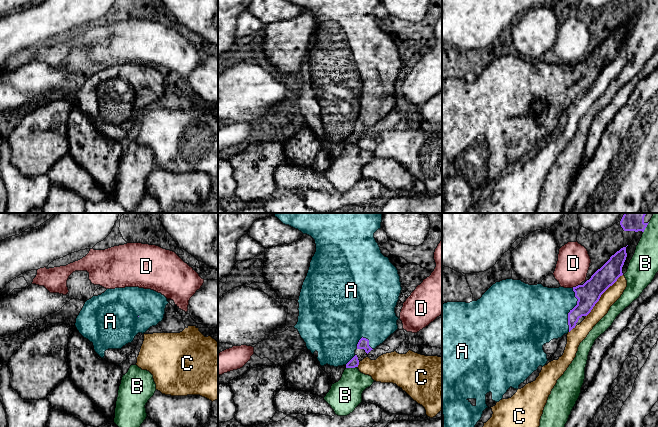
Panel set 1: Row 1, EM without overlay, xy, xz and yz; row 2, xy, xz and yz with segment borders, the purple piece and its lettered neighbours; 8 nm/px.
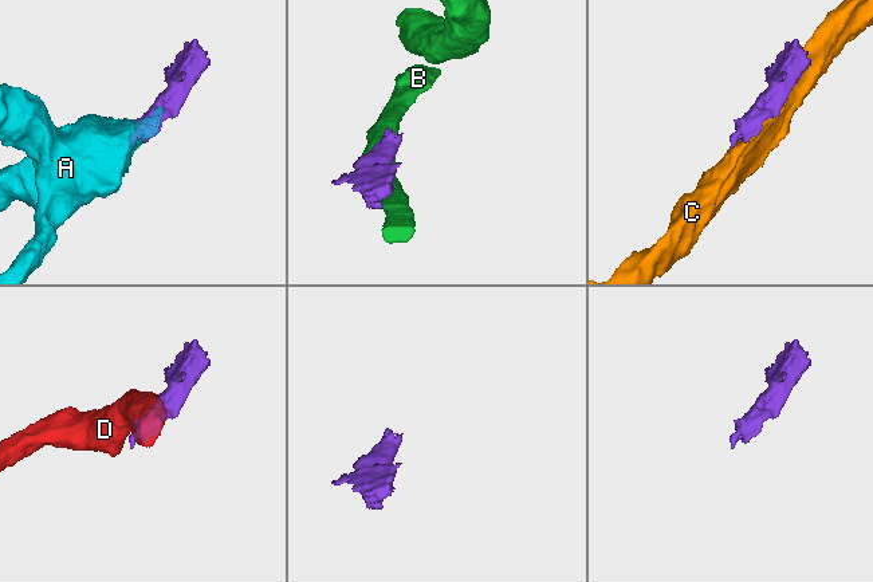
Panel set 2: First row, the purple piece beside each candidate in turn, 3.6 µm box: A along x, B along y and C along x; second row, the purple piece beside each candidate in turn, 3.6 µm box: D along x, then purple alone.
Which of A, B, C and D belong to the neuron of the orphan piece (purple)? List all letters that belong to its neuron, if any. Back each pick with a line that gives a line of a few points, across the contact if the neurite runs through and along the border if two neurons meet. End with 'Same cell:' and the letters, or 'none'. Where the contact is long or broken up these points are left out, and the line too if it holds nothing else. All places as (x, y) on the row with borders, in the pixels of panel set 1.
Same cell: A

